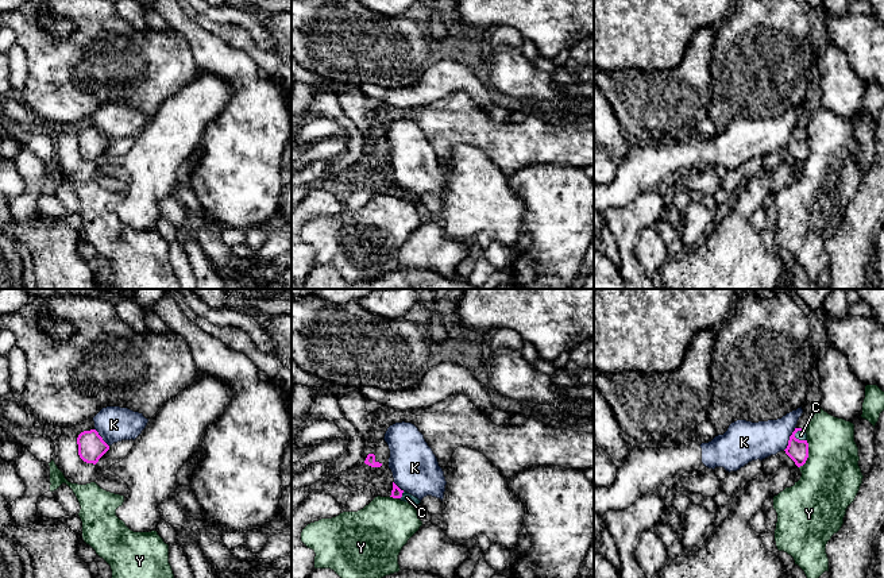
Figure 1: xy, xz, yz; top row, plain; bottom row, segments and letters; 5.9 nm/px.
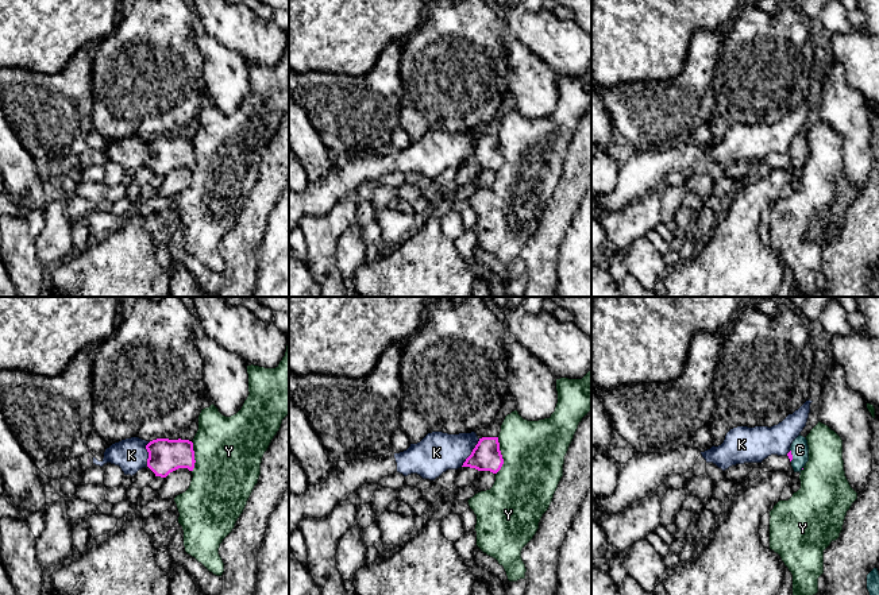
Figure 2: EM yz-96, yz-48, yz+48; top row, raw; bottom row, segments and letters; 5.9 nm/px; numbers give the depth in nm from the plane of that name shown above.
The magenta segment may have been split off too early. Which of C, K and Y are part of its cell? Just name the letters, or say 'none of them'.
C

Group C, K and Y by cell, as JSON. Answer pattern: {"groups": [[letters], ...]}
{"groups": [["C"], ["K"], ["Y"]]}

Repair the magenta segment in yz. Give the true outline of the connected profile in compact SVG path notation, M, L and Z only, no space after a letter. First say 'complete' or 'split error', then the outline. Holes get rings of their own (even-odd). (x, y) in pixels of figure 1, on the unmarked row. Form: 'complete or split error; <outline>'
split error; M795 126L790 134L785 151L795 159L798 165L803 163L808 155L808 140L806 127Z

